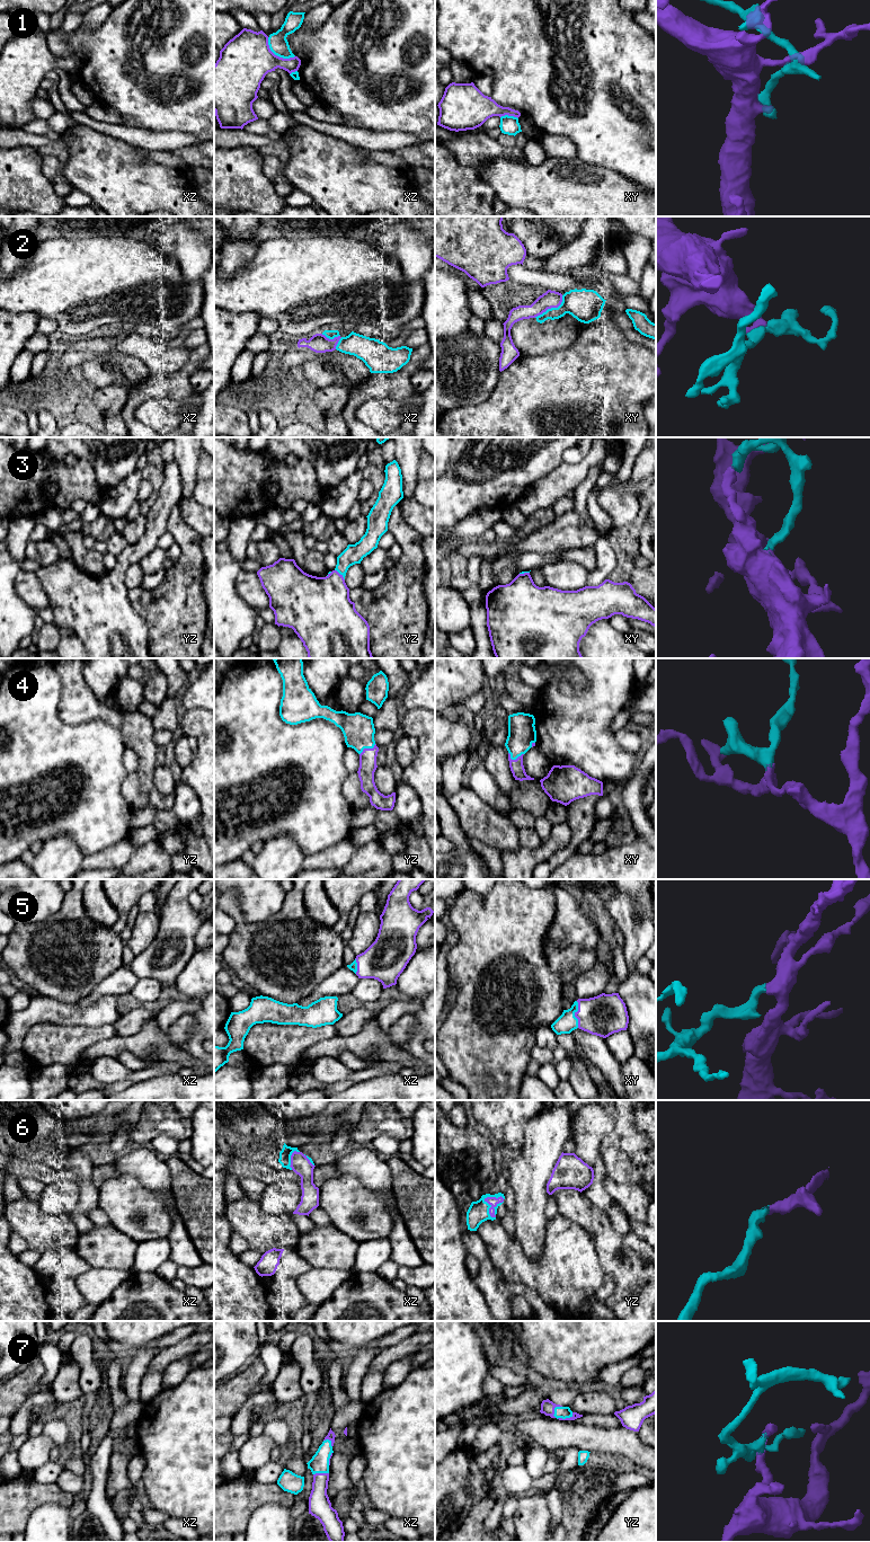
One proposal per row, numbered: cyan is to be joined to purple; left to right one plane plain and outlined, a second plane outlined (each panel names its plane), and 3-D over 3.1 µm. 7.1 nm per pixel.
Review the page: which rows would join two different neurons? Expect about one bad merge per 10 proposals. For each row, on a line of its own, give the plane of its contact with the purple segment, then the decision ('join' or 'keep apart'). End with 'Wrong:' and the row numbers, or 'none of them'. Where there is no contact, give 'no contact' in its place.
1: contact in xz; join
2: contact in xy; keep apart
3: contact in yz; join
4: contact in xy; join
5: contact in xy; join
6: contact in yz; join
7: contact in yz; join
Wrong: 2

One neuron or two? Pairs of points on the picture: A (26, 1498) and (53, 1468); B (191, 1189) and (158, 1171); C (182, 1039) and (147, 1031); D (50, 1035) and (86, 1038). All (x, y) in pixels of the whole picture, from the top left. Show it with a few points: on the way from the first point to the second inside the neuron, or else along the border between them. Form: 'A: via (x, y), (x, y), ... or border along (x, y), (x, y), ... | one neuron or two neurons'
A: border along (29, 1476), (40, 1482), (55, 1483) | two neurons
B: border along (165, 1162), (169, 1170), (170, 1188), (175, 1204) | two neurons
C: border along (167, 1036), (172, 1044), (188, 1053) | two neurons
D: via (59, 1038), (77, 1038) | one neuron

